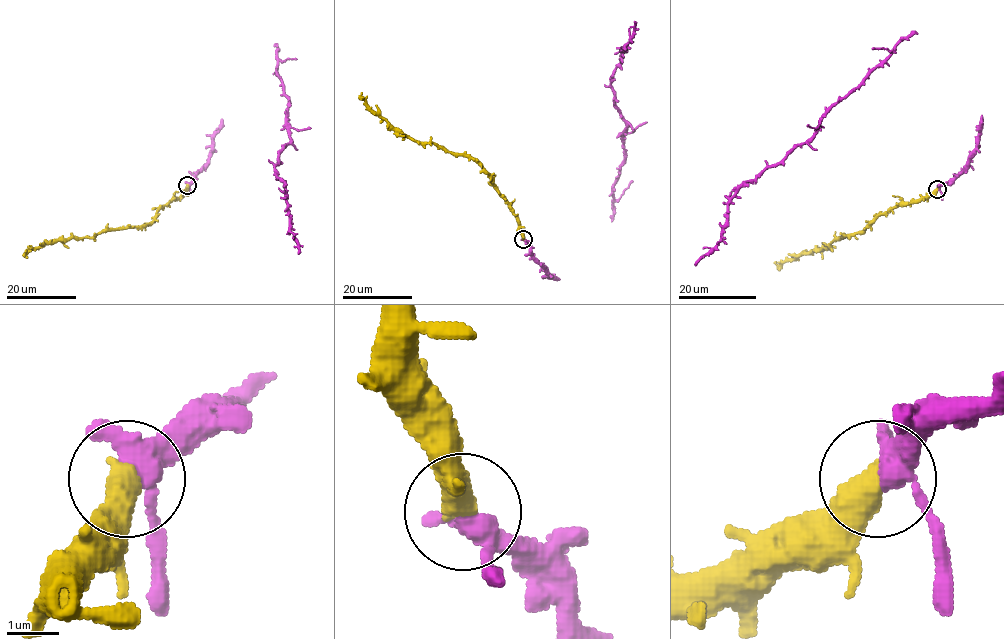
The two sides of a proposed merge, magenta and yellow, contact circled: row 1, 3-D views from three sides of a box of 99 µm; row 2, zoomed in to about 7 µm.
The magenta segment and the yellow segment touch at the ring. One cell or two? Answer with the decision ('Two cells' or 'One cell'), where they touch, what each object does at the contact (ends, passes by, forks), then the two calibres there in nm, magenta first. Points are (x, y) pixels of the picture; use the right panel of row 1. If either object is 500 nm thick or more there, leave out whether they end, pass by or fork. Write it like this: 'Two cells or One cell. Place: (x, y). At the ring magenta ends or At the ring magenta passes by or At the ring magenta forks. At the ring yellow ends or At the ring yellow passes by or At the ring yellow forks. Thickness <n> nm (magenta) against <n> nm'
One cell. Place: (937, 189). Thickness 340 nm (magenta) against 550 nm

